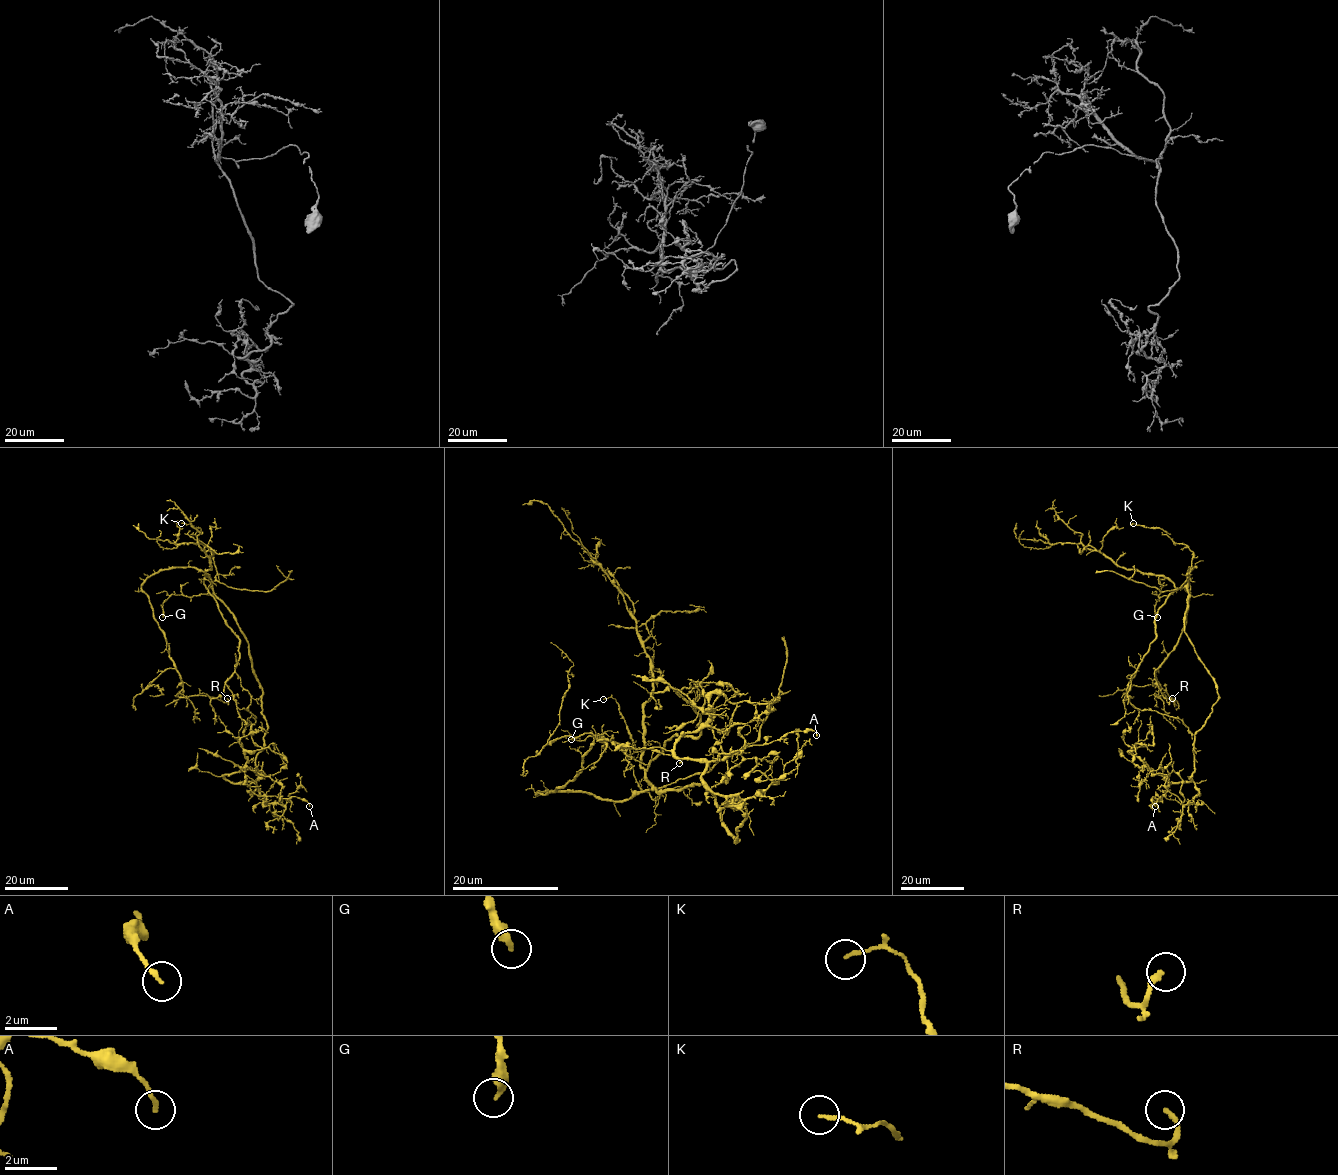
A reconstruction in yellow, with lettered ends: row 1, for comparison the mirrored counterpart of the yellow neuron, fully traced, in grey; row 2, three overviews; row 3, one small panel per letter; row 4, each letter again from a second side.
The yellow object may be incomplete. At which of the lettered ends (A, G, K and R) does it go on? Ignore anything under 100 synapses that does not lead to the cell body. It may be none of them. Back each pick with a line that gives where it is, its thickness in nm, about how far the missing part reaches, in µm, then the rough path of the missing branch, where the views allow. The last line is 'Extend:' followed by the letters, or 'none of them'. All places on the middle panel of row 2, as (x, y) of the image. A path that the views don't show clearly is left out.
Extend: none of them

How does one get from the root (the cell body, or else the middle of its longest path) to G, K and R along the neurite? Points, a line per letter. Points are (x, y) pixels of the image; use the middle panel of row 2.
G: (702, 785), (658, 790), (646, 775), (647, 766), (618, 743), (590, 735), (581, 741), (571, 735), (571, 739)
K: (702, 785), (657, 789), (662, 793), (654, 799), (634, 775), (627, 755), (635, 745), (618, 702), (603, 699)
R: (702, 785), (642, 790), (618, 801), (582, 791), (537, 794), (571, 781), (597, 735), (672, 754), (679, 763)

